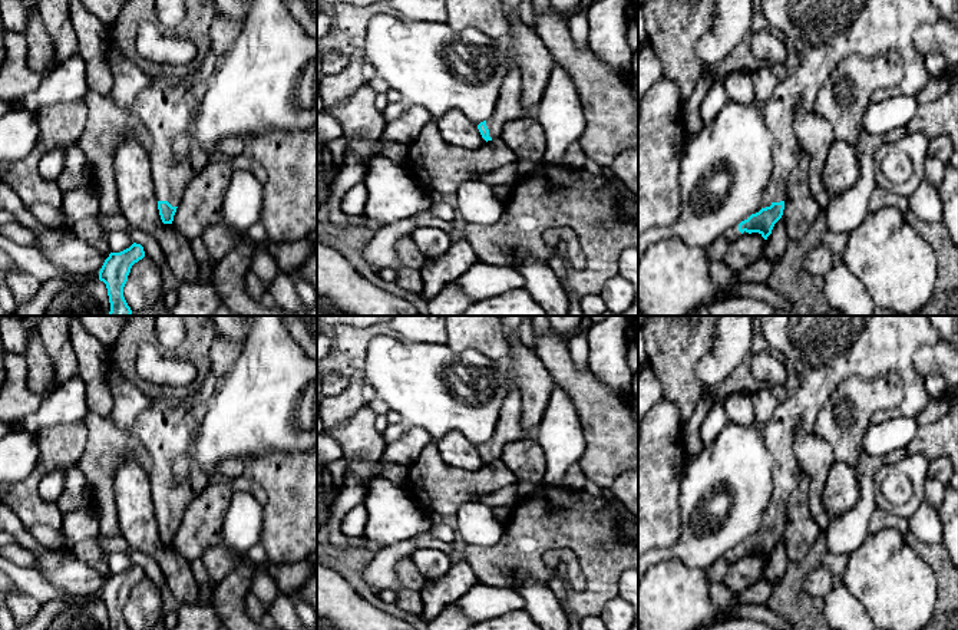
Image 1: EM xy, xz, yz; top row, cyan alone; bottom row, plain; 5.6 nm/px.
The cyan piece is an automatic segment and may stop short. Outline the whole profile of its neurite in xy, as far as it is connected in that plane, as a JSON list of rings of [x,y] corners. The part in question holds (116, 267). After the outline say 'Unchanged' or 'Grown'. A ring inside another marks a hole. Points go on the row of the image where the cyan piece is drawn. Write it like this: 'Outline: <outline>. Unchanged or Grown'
Outline: [[[133,243],[120,253],[110,253],[105,260],[99,280],[106,284],[110,311],[108,316],[131,316],[132,310],[123,297],[123,287],[135,263],[145,257],[143,247]]]. Unchanged

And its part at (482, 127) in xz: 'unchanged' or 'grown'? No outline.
grown

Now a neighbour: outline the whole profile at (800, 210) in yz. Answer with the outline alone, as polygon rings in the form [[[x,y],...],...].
[[[800,155],[786,182],[786,198],[782,218],[786,224],[789,241],[805,237],[822,208],[809,189],[809,156]]]

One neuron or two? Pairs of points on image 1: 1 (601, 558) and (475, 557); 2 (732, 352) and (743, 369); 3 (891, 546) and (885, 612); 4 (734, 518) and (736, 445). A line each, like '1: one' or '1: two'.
1: one
2: two
3: one
4: one

